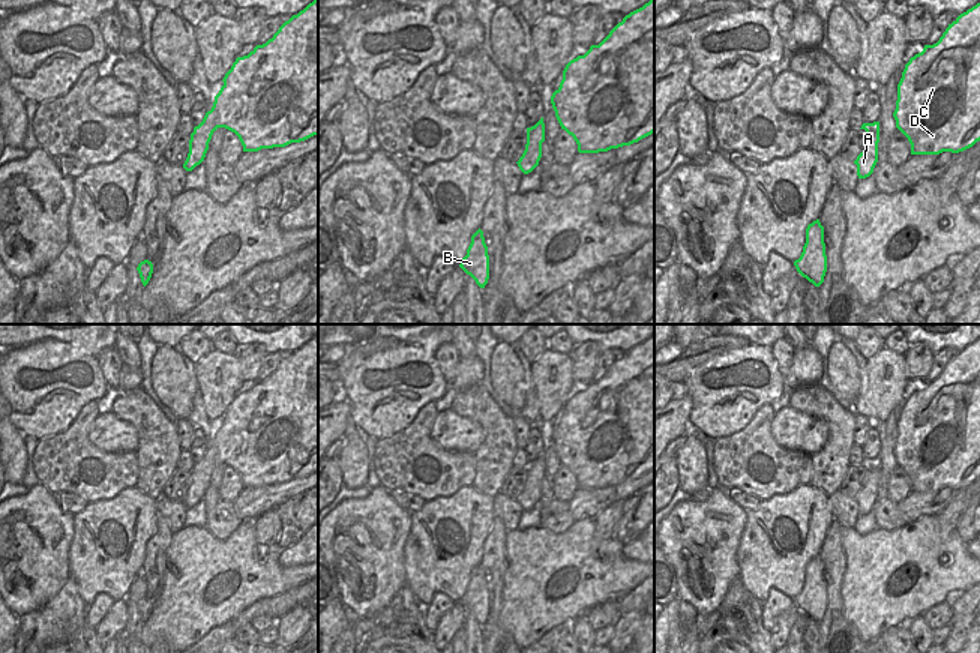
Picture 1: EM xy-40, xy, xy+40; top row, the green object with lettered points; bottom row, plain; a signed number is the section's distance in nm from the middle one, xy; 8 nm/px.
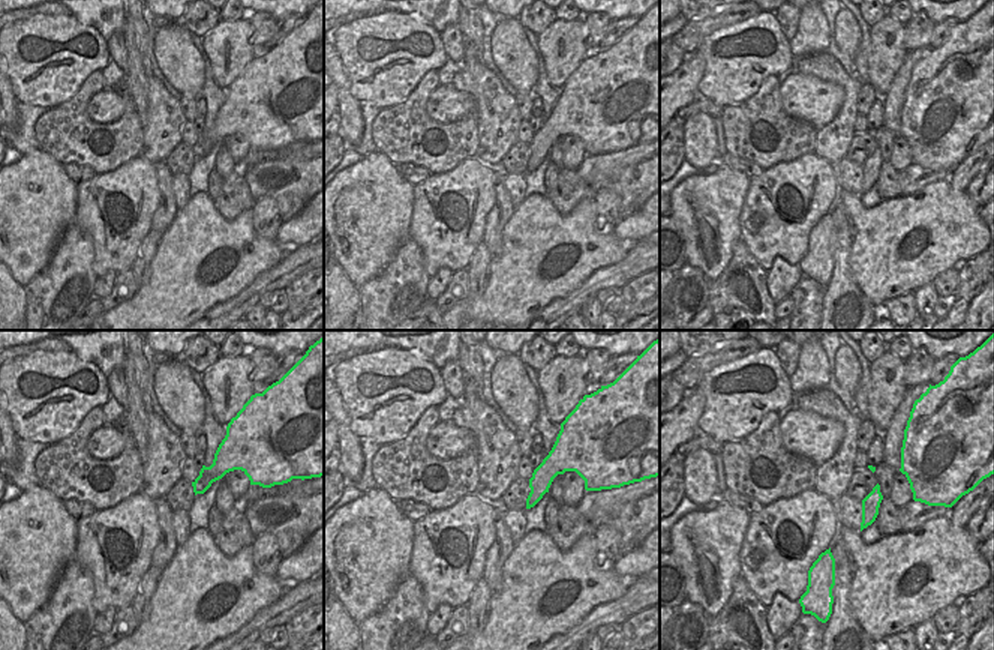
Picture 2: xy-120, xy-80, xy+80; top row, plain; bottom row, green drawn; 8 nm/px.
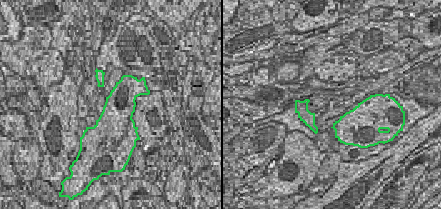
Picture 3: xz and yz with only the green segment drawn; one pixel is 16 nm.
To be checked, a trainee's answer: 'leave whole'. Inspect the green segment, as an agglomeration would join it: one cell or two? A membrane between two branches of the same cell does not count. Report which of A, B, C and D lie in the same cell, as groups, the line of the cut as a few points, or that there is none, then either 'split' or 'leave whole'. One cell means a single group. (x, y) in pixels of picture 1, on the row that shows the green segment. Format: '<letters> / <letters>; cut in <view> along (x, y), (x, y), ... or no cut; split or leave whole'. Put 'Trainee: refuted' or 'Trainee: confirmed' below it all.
A B C D; no cut; leave whole
Trainee: confirmed

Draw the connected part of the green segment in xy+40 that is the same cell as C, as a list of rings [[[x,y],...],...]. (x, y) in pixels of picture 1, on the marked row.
[[[980,3],[948,24],[936,44],[924,45],[909,59],[897,84],[893,117],[911,144],[911,155],[959,153],[980,141]]]

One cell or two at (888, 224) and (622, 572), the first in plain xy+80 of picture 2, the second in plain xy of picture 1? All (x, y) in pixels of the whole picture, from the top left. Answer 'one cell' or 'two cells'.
one cell

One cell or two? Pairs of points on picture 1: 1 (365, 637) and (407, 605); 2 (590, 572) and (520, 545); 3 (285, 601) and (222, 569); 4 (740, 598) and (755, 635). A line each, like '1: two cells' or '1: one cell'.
1: one cell
2: one cell
3: two cells
4: one cell

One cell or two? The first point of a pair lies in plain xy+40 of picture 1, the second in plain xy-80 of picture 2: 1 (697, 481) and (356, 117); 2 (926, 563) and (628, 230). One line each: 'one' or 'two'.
1: one
2: two

